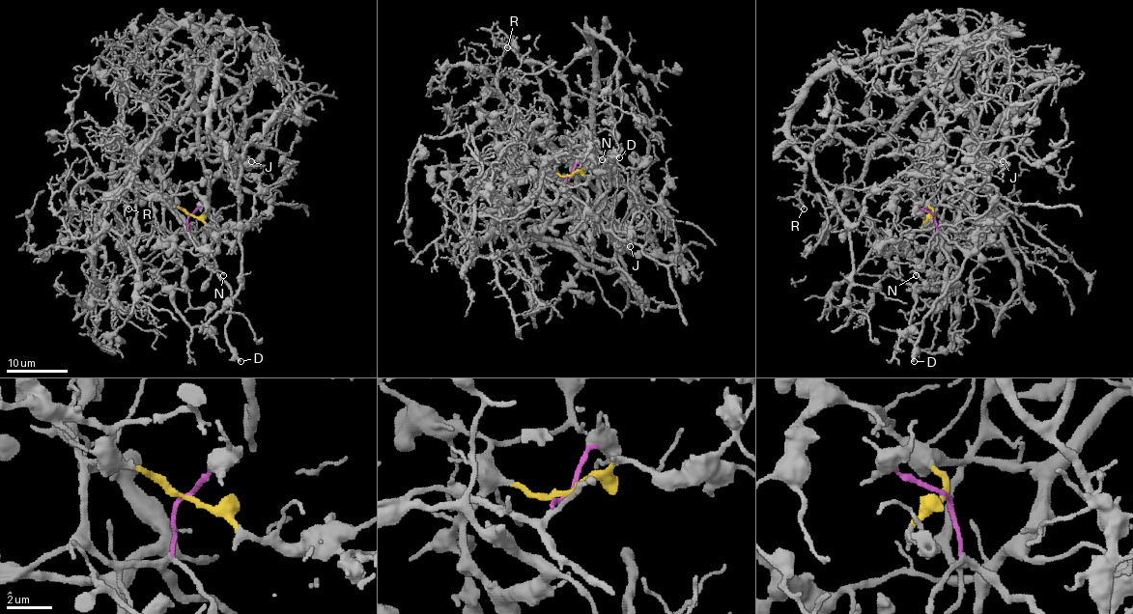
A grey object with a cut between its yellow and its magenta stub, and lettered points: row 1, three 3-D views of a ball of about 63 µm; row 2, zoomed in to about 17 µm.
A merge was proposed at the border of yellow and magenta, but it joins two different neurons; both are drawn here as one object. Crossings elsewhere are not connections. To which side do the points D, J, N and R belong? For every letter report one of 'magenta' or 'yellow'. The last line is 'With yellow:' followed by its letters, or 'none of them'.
D: magenta
J: magenta
N: magenta
R: yellow
With yellow: R

